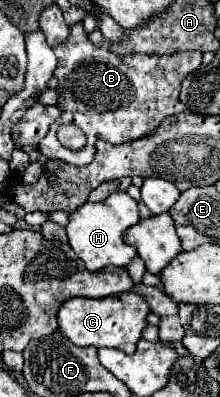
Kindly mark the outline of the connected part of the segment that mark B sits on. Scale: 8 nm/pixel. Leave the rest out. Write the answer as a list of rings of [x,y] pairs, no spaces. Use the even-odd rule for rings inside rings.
[[[82,23],[70,27],[68,41],[54,47],[54,53],[58,57],[58,67],[54,71],[60,89],[58,107],[62,107],[64,115],[50,127],[48,135],[42,139],[42,143],[38,143],[38,149],[50,159],[62,159],[72,165],[88,165],[94,157],[94,145],[98,139],[114,145],[134,141],[152,133],[164,117],[184,111],[186,107],[178,101],[180,83],[202,63],[200,51],[162,57],[144,53],[116,55],[108,49],[92,45]],[[68,123],[80,127],[88,139],[80,151],[64,147],[56,137],[58,127]]]

